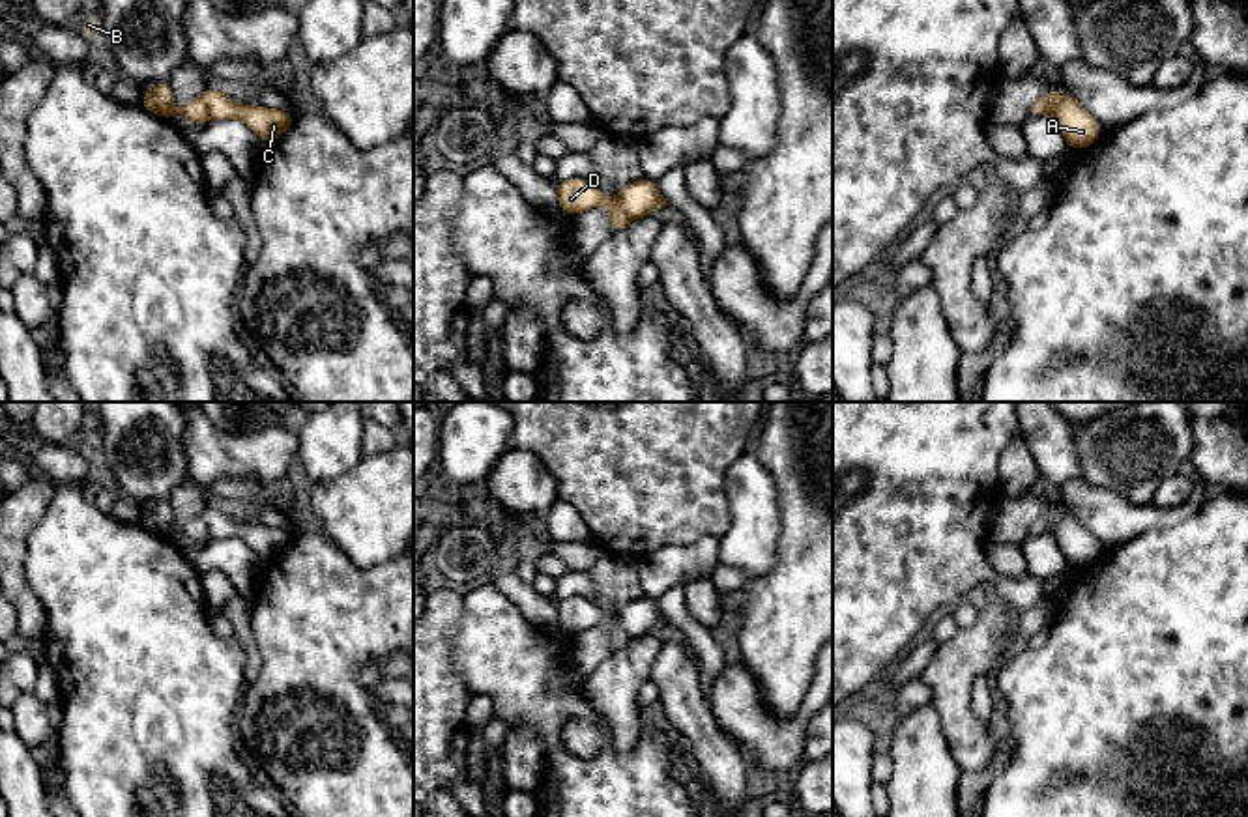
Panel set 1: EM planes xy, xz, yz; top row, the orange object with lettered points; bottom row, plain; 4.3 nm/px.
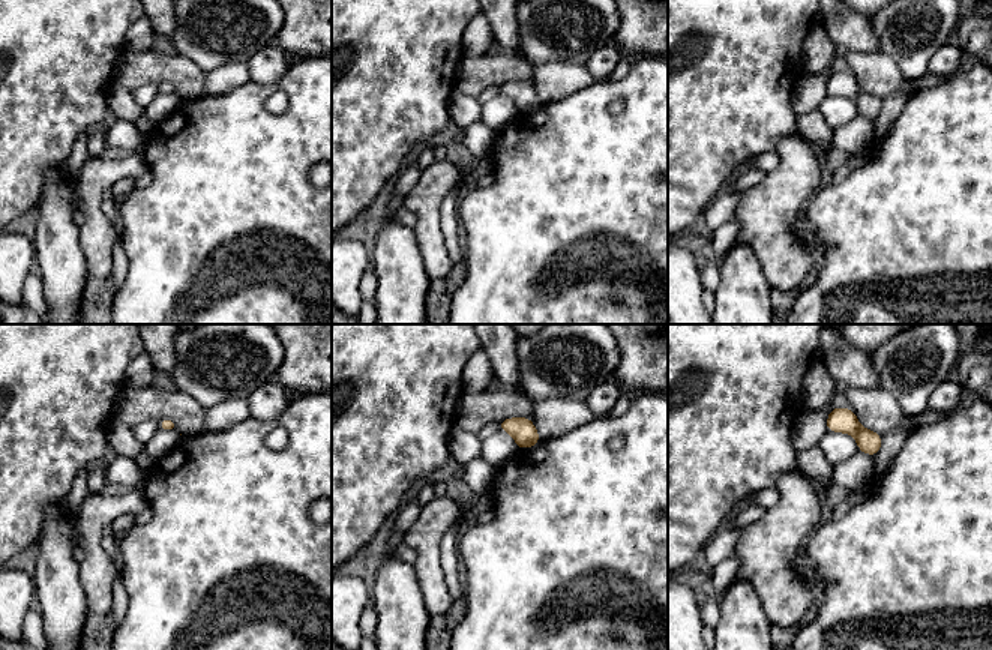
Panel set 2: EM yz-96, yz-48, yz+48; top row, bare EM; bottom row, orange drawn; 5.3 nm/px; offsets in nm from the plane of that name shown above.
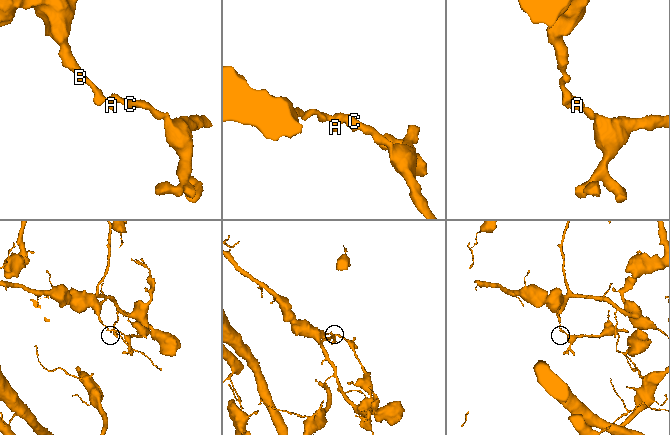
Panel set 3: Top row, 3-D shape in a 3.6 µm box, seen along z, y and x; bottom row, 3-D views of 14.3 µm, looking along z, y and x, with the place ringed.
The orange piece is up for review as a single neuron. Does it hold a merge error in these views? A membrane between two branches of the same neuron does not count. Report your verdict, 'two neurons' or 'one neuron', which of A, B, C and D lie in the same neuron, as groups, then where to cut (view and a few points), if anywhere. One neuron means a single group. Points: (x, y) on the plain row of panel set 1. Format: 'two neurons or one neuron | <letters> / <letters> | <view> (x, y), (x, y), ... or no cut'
two neurons | A B D / C | xy (201, 516), (212, 537)

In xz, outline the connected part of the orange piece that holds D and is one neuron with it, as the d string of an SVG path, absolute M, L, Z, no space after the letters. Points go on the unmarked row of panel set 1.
M559 598L556 608L559 628L569 634L580 634L604 623L610 632L610 647L614 652L632 639L623 628L619 617L608 617L591 598Z

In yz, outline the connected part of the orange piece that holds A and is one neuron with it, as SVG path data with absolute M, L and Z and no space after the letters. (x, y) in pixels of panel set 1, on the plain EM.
M1070 512L1050 533L1065 555L1067 566L1085 568L1100 557L1102 544Z

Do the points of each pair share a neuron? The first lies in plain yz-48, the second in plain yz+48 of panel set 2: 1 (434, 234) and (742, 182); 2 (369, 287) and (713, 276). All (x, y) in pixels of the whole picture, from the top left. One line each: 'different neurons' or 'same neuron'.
1: different neurons
2: same neuron

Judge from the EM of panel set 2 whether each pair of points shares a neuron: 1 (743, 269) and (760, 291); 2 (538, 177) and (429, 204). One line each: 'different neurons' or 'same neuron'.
1: same neuron
2: different neurons

